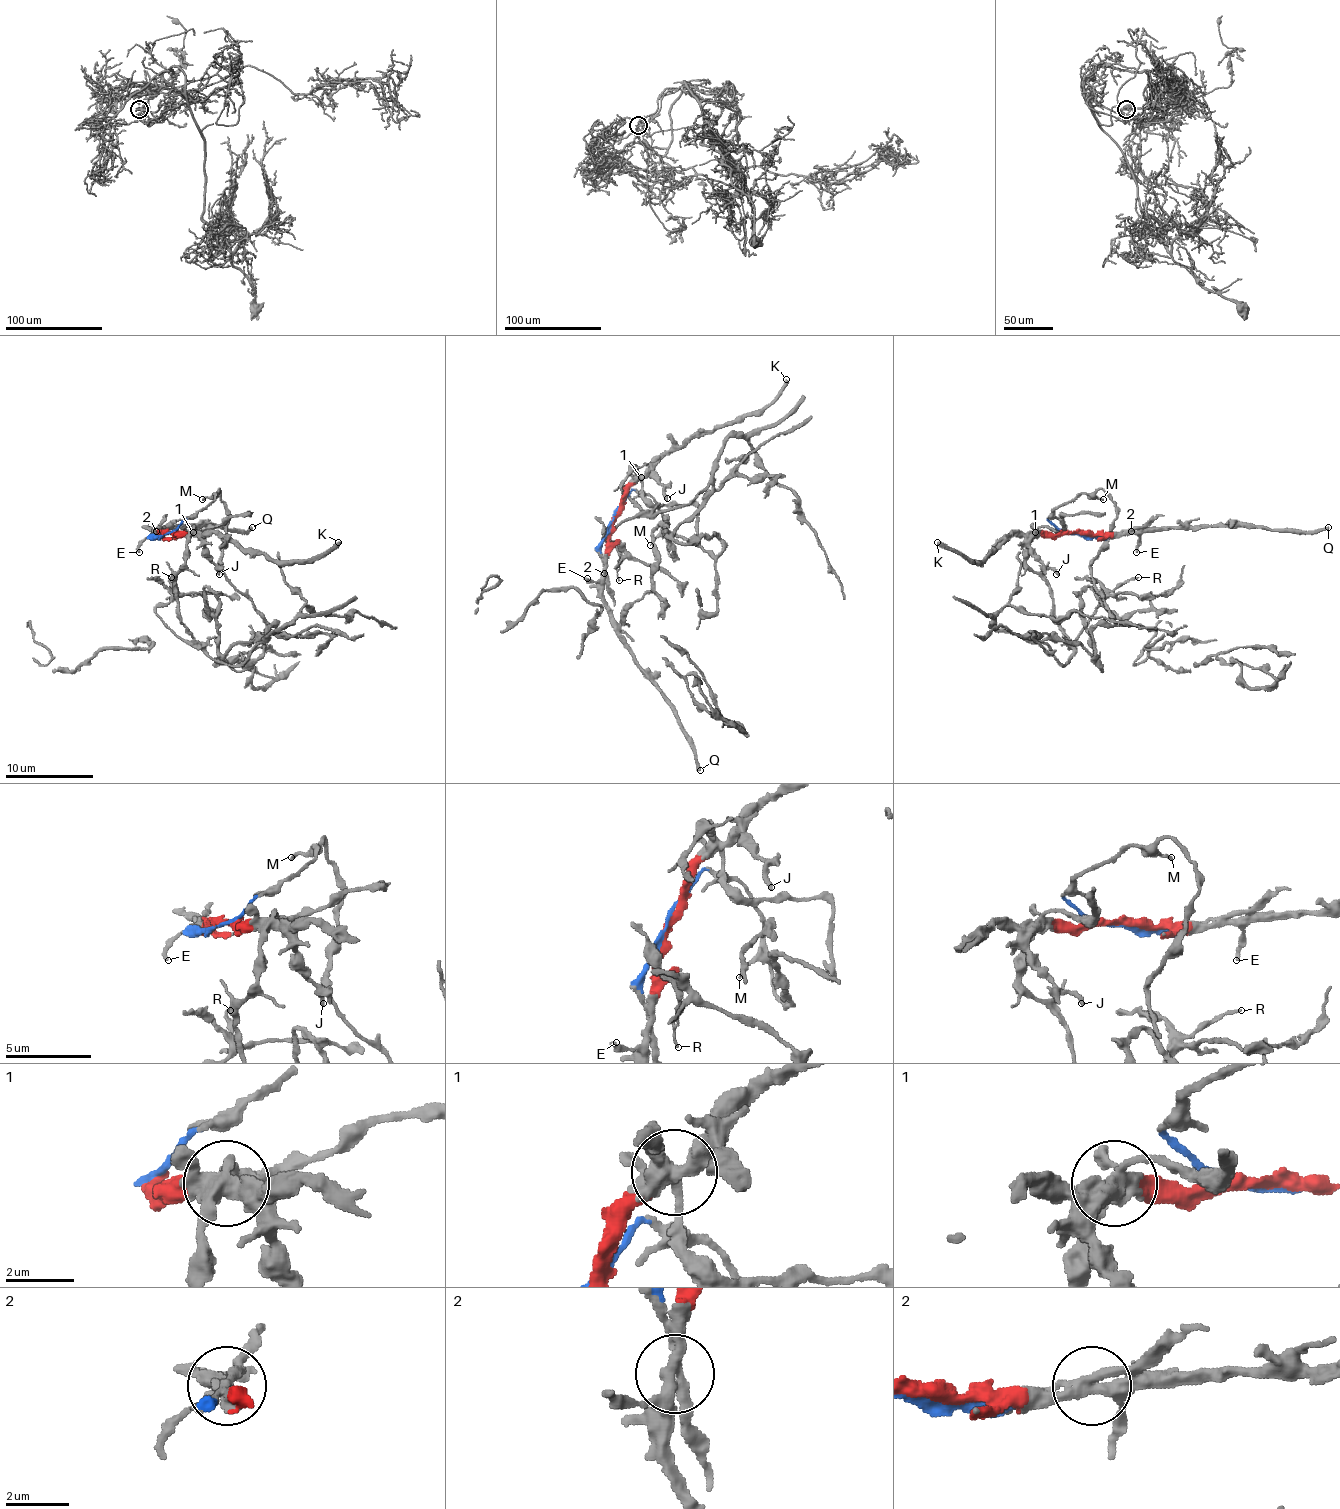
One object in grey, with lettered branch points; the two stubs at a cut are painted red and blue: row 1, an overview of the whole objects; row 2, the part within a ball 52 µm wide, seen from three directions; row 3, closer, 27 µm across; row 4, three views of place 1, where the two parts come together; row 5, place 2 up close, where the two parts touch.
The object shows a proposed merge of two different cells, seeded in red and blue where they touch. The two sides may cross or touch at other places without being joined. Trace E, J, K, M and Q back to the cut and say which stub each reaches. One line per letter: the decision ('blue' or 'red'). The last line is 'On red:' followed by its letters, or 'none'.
E: red
J: red
K: red
M: blue
Q: red
On red: E, J, K, Q

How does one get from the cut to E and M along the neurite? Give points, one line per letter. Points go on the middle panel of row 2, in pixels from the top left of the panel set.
E: (614, 517), (608, 567), (597, 581), (588, 578)
M: (614, 517), (621, 501), (632, 490), (649, 495), (663, 523), (661, 532), (649, 545)

